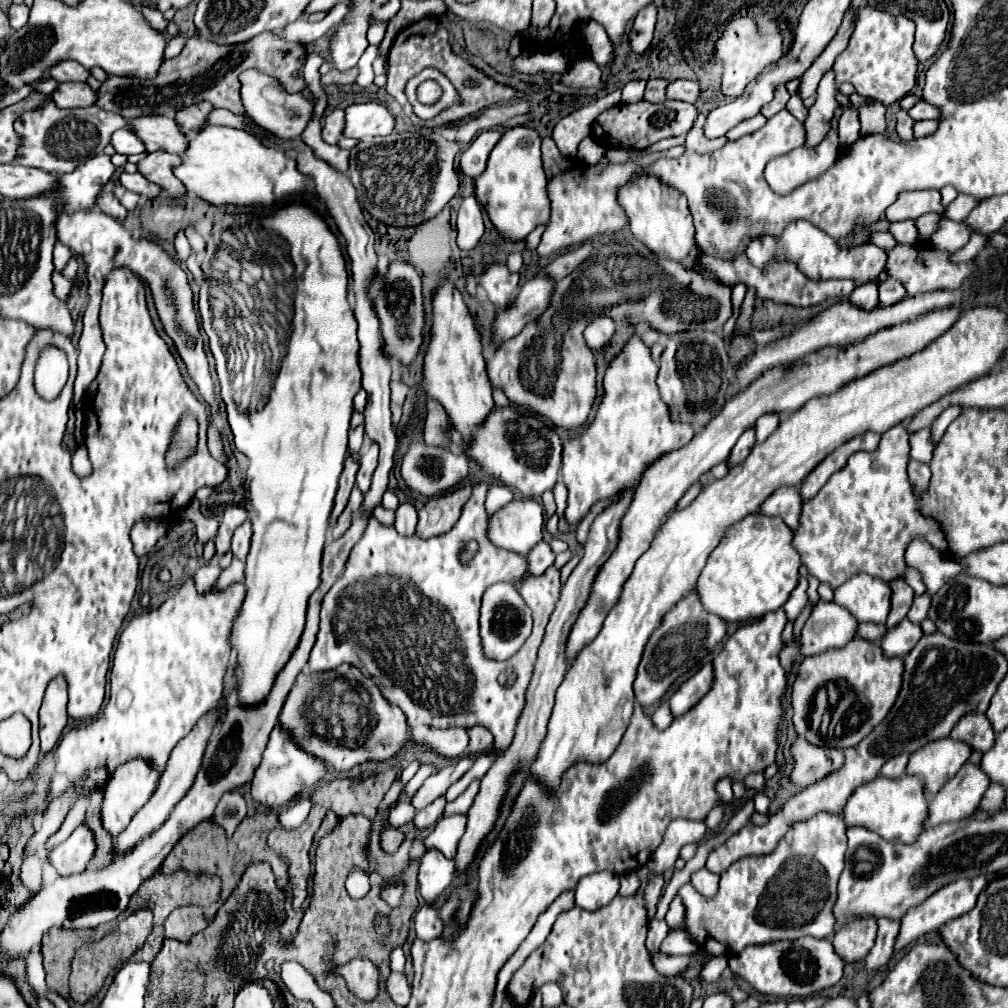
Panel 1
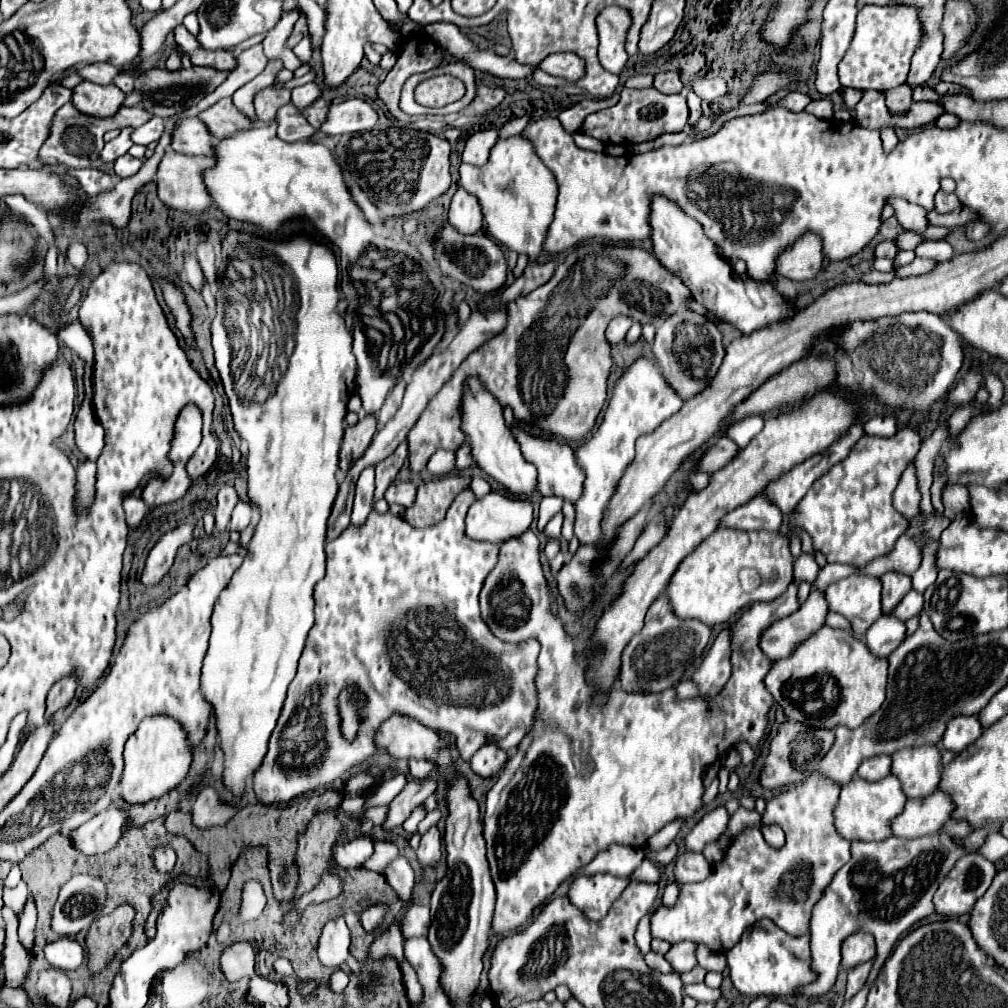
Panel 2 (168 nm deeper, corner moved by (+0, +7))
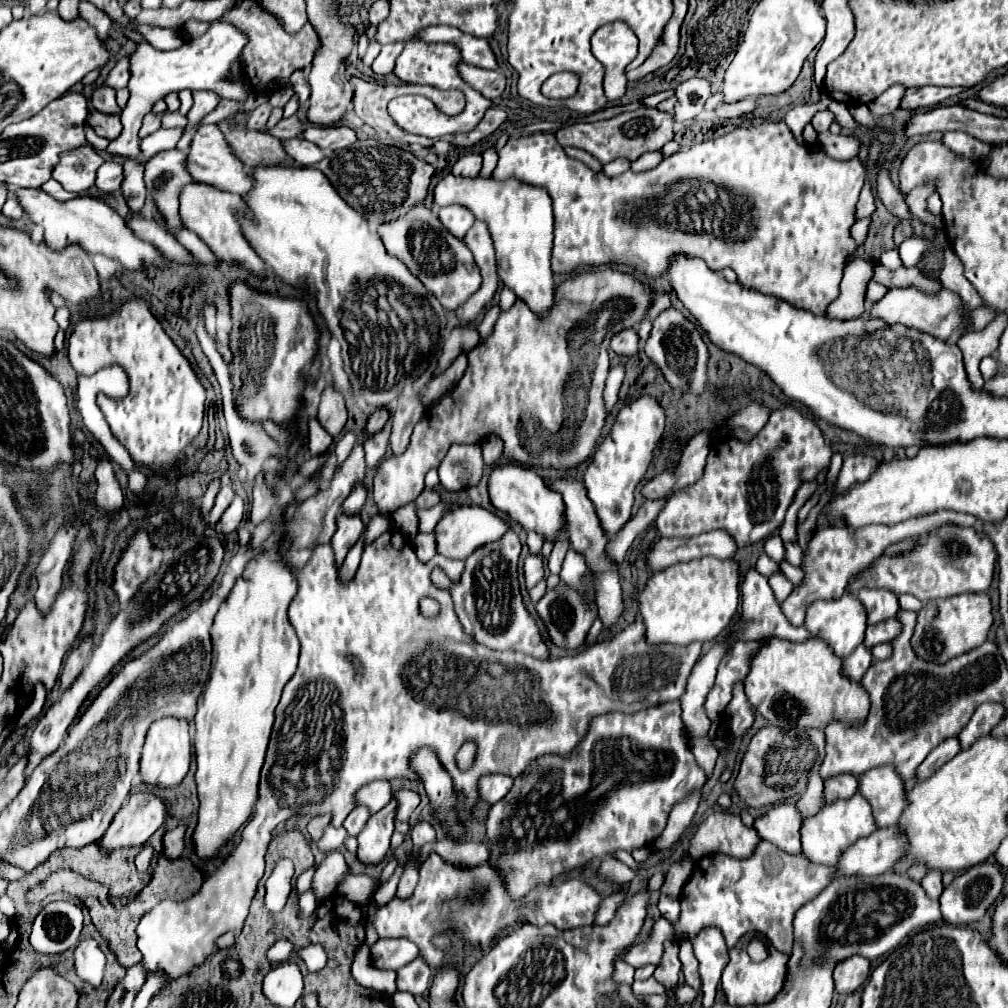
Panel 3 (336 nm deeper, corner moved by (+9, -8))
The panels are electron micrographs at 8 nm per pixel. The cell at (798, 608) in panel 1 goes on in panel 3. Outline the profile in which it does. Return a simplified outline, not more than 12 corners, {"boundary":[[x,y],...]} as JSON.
{"boundary":[[786,542],[786,560],[792,566],[802,564],[802,548]]}

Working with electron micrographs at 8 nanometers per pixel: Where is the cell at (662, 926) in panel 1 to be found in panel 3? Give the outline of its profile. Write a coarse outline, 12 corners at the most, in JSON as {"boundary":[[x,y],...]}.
{"boundary":[[654,976],[648,980],[634,980],[634,992],[642,996],[668,994]]}

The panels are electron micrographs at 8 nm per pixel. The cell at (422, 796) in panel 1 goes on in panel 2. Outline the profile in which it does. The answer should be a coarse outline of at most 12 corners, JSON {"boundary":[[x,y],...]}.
{"boundary":[[409,777],[387,805],[385,831],[399,827],[409,813],[435,793],[431,779]]}

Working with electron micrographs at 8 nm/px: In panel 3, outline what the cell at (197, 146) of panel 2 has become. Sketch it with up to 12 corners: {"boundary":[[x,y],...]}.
{"boundary":[[216,124],[198,128],[186,156],[194,180],[244,196],[244,164]]}

